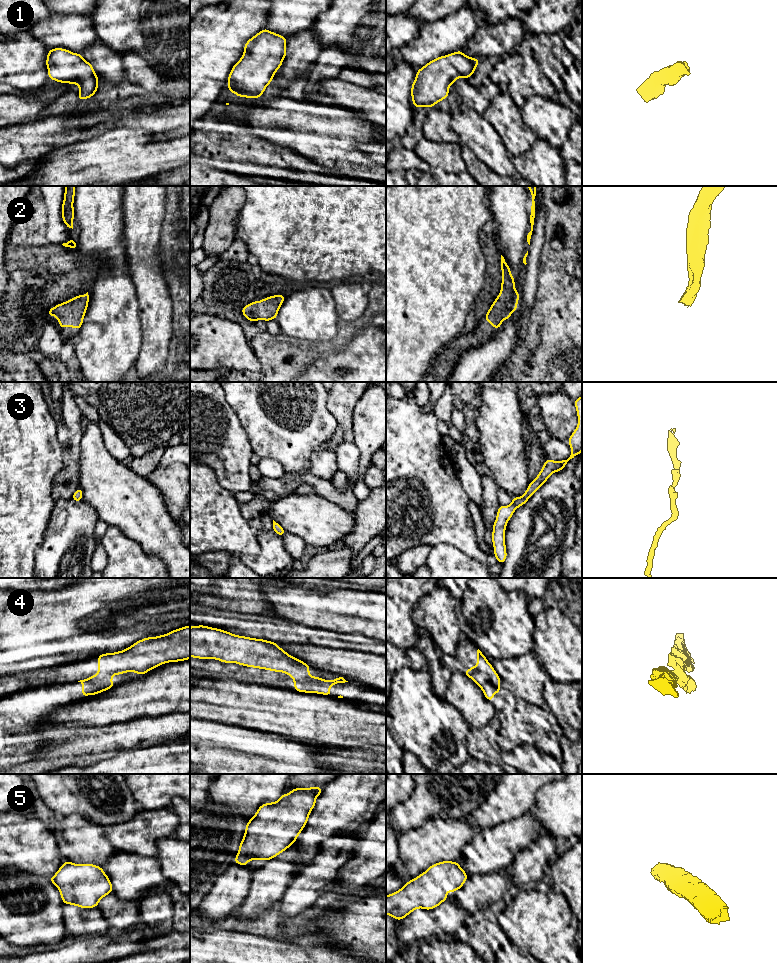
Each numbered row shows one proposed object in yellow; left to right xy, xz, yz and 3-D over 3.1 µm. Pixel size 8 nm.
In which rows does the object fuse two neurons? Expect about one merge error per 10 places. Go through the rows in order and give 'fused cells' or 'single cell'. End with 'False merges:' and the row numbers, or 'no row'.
1: single cell
2: single cell
3: single cell
4: single cell
5: single cell
False merges: no row

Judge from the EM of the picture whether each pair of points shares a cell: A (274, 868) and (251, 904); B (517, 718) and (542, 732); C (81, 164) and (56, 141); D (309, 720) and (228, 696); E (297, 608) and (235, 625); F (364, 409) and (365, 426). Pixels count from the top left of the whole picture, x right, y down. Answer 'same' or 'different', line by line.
A: same
B: same
C: different
D: same
E: different
F: same

